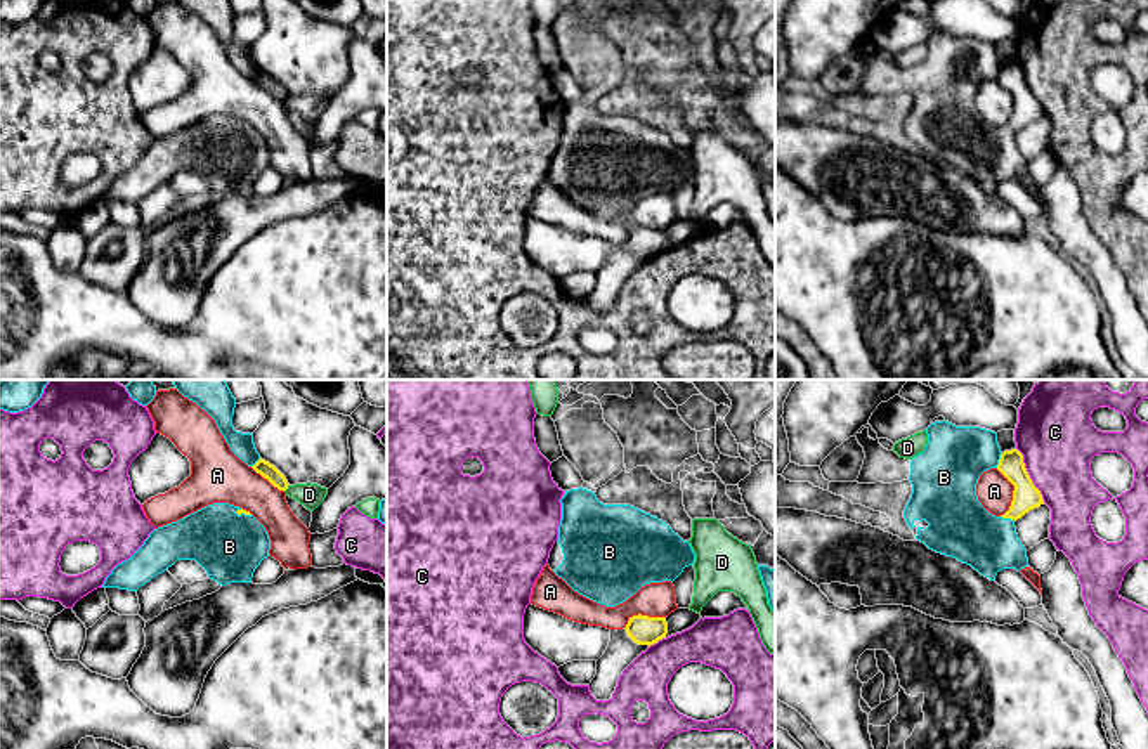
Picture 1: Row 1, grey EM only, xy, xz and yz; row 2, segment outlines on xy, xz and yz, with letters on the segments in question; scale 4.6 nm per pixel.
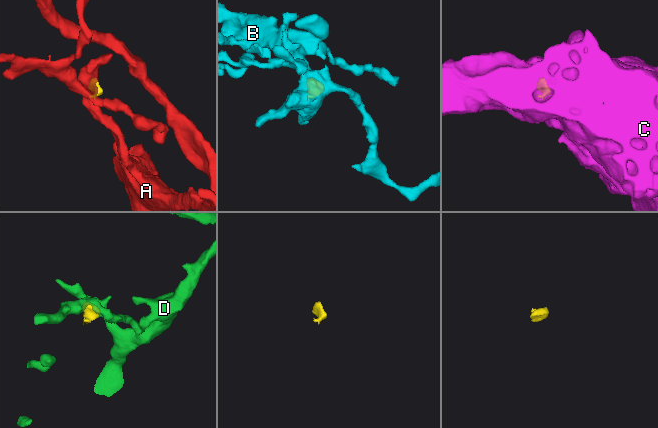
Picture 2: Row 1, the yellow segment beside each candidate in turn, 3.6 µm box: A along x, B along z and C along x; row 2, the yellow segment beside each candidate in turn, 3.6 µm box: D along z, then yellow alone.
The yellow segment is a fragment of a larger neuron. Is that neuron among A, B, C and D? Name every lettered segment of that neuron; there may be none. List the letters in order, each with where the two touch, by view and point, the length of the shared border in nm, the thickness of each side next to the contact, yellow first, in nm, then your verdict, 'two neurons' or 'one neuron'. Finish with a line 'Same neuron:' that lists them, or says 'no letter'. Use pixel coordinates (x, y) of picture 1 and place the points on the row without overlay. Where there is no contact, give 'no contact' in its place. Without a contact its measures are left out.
A: contact yz (1013, 104); length 220 nm; calibres 130 and 170 nm; two neurons
B: contact yz (999, 71); length 80 nm; calibres 130 and 300 nm; one neuron
C: contact yz (1029, 87); length 280 nm; calibres 130 and 360 nm; two neurons
D: contact xy (286, 99); length 40 nm; calibres 70 and 110 nm; two neurons
Same neuron: B

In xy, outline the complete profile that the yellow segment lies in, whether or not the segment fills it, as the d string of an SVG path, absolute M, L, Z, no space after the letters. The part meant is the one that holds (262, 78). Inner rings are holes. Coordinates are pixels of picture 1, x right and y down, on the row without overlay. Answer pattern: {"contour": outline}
{"contour": "M177 0L184 9L196 14L205 21L217 35L220 45L229 55L231 62L251 78L257 85L267 90L279 102L288 101L286 88L269 73L262 71L253 55L253 45L236 43L232 38L232 28L236 10L229 0Z"}

